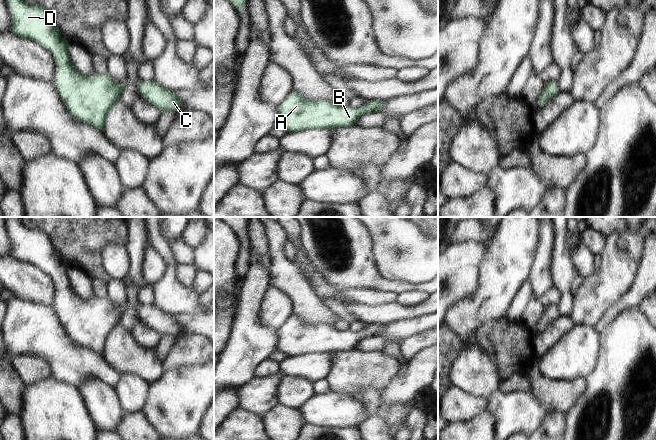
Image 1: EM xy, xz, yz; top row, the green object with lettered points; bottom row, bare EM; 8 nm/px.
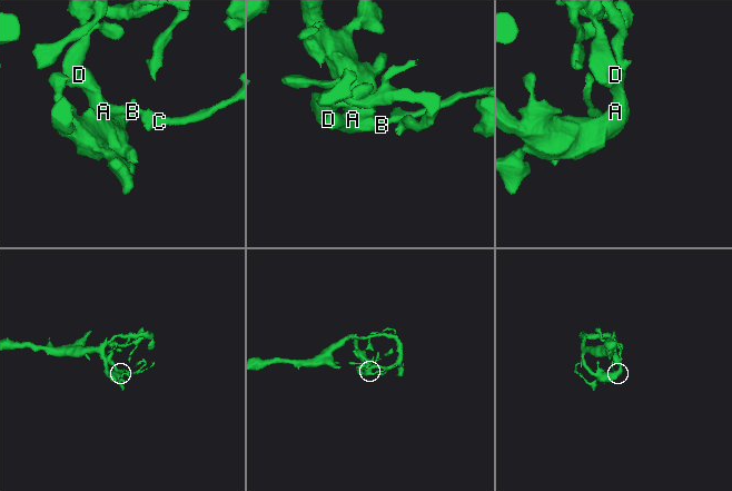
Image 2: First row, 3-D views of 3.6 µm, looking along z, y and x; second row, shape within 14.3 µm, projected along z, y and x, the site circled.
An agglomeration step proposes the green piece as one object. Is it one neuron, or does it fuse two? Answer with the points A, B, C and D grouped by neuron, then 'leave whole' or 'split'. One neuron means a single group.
groups A B C D; leave whole

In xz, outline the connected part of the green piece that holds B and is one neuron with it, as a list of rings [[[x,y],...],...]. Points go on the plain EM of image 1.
[[[294,314],[278,331],[278,351],[289,357],[307,353],[332,353],[352,351],[367,337],[380,335],[386,325],[368,325],[359,333],[340,331],[330,324],[312,325]]]

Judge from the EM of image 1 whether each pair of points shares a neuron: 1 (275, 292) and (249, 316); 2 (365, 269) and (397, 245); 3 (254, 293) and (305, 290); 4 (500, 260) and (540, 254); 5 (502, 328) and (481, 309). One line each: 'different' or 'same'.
1: different
2: different
3: different
4: different
5: different

